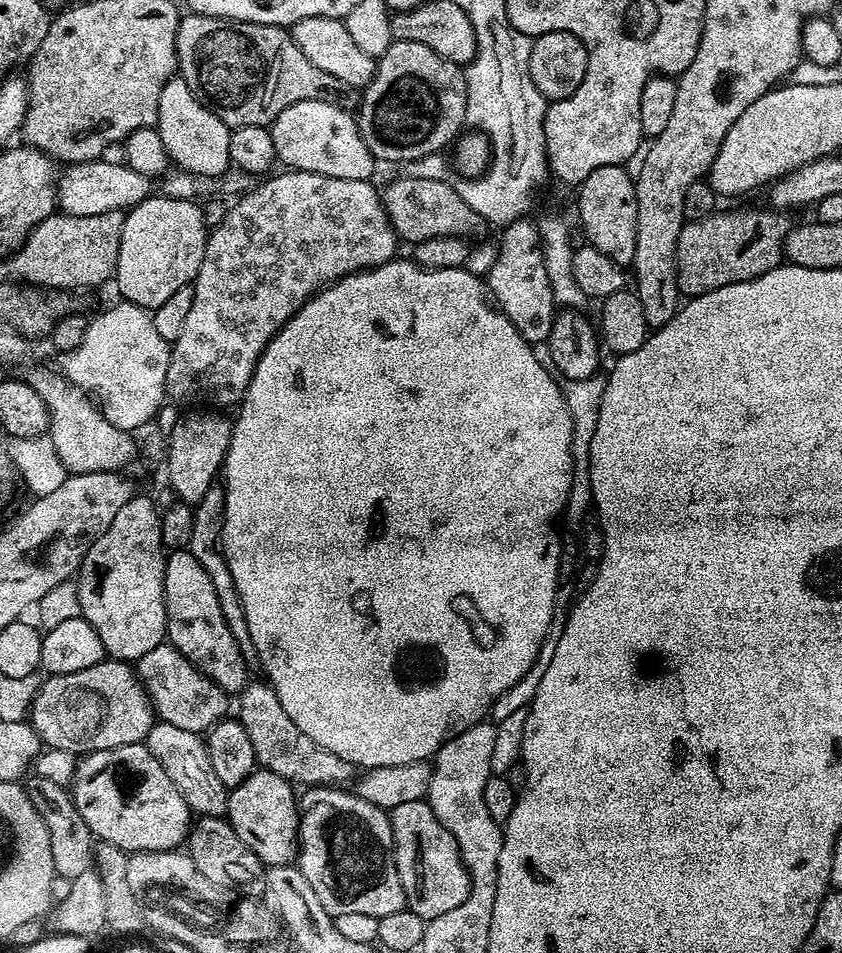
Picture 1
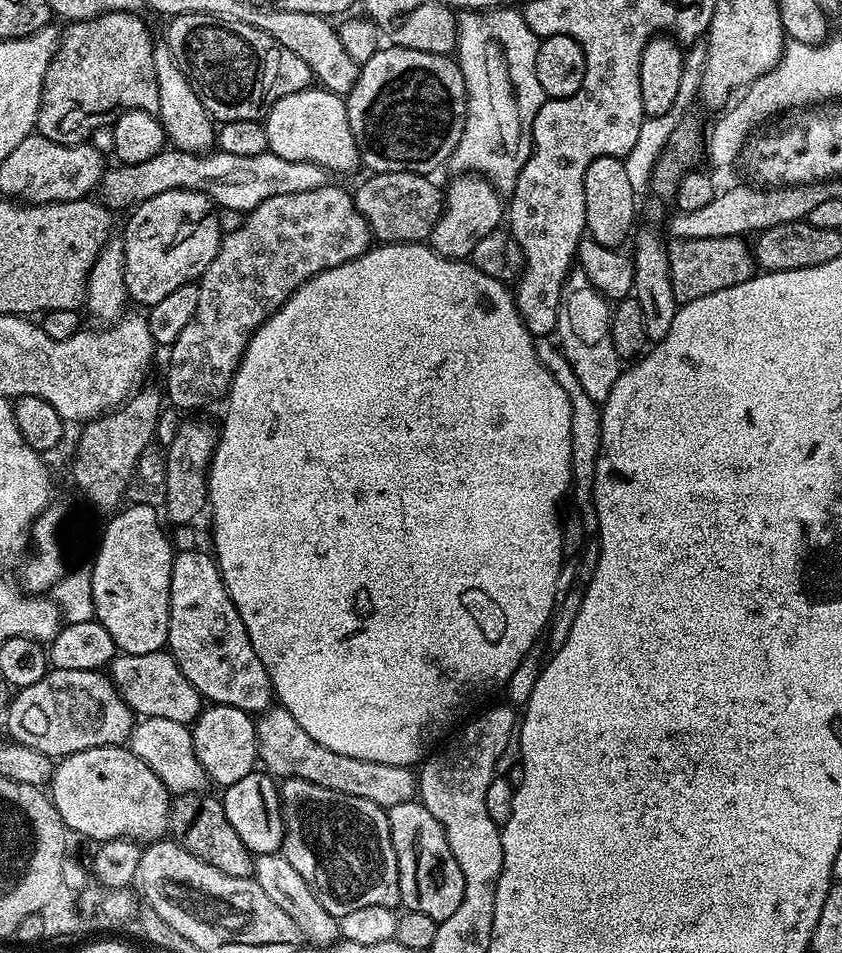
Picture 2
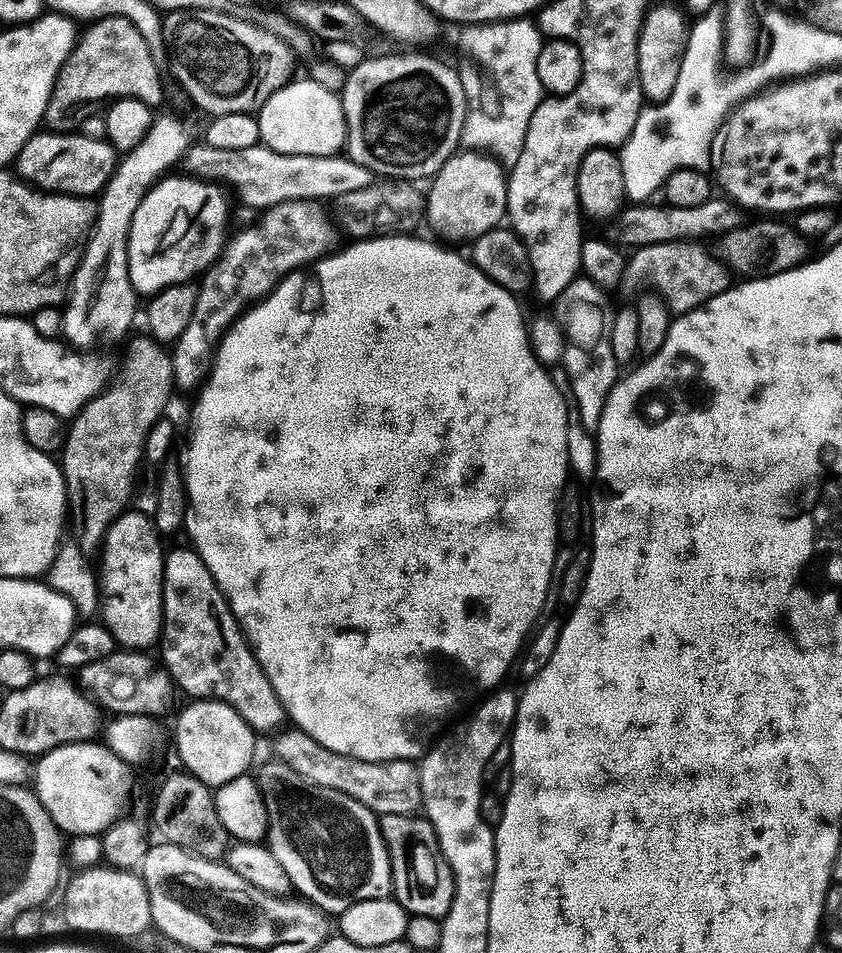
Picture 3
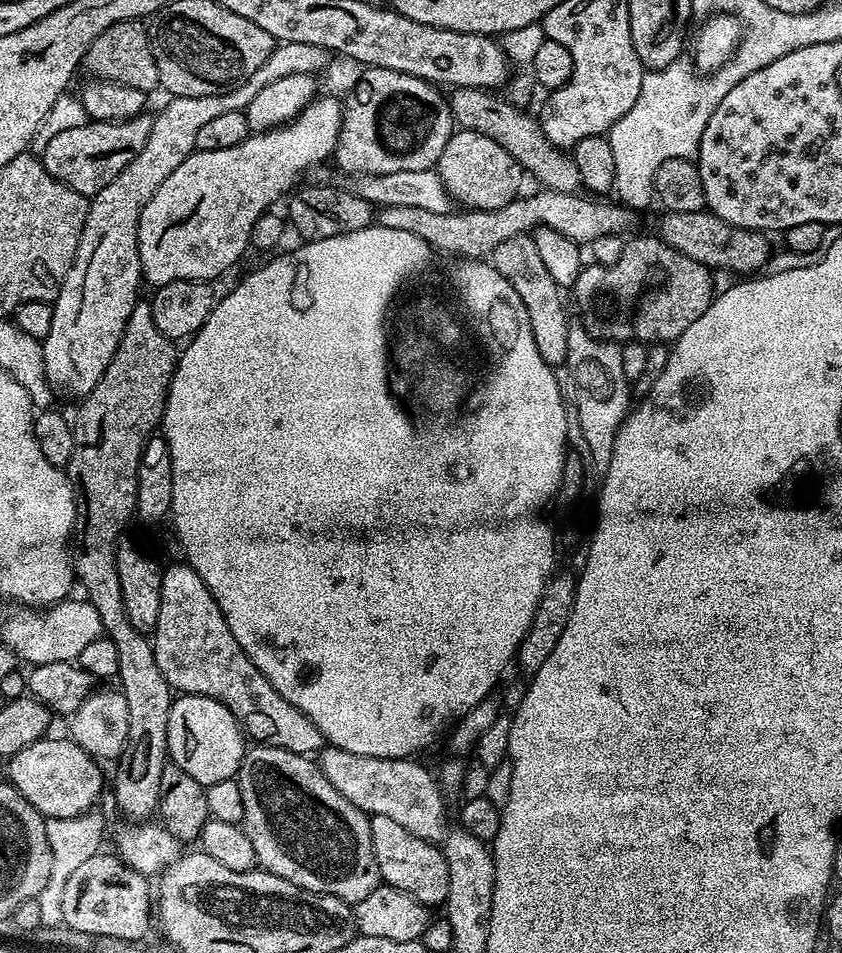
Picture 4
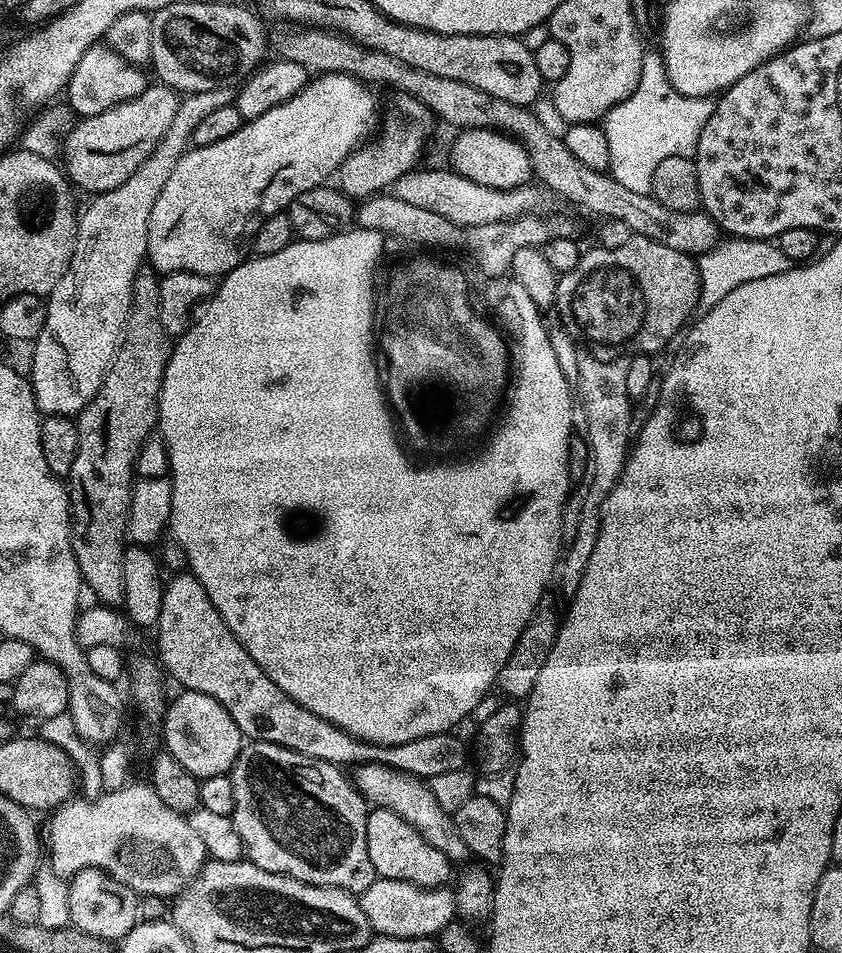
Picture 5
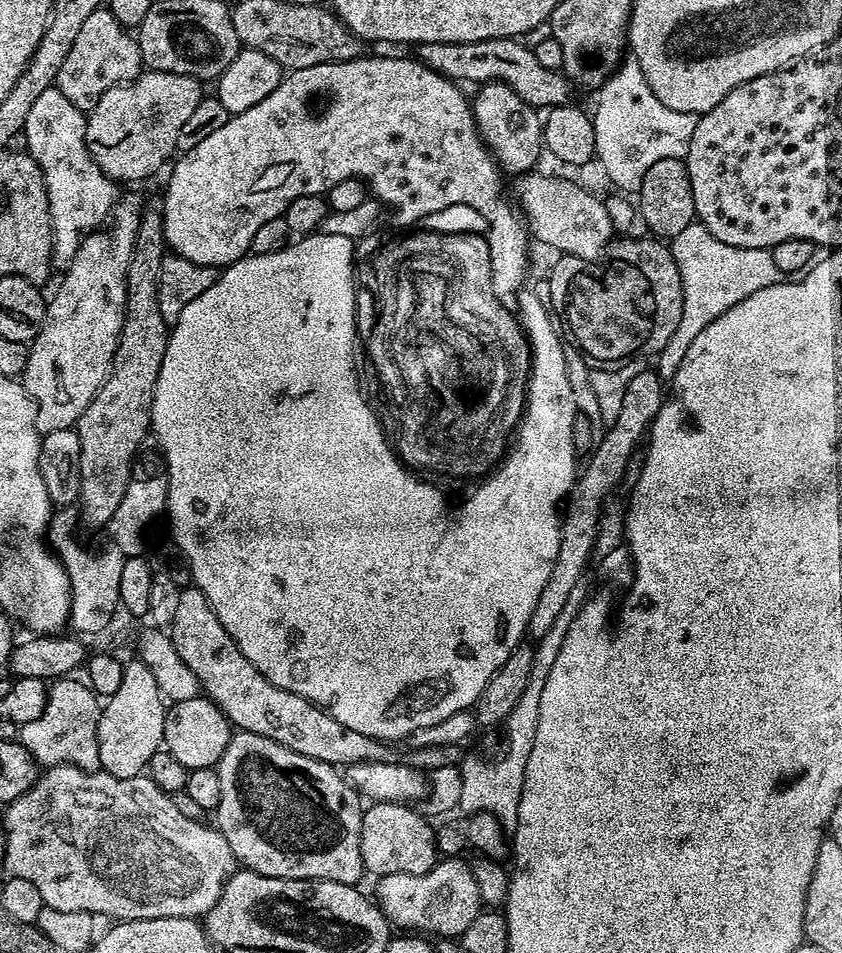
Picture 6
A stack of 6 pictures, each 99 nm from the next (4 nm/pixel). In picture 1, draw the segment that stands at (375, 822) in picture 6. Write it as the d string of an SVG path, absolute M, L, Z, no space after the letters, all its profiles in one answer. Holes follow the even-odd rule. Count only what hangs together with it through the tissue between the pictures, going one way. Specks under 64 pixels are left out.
M427 799L418 802L402 802L402 806L390 809L392 822L392 847L396 854L398 878L406 894L407 911L418 914L424 921L442 918L449 910L462 906L466 894L470 894L470 878L464 865L454 834L438 822Z

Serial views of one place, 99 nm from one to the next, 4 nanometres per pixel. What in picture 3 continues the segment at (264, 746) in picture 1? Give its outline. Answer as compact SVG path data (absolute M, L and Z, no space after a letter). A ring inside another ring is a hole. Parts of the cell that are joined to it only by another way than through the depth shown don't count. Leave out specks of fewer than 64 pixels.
M293 730L282 736L277 735L275 757L284 760L294 770L298 770L304 778L310 778L318 786L326 786L326 790L338 790L366 806L377 817L386 814L406 813L413 815L423 805L421 794L420 769L409 760L359 760L346 754L338 754L334 750L326 750L314 738L304 732Z

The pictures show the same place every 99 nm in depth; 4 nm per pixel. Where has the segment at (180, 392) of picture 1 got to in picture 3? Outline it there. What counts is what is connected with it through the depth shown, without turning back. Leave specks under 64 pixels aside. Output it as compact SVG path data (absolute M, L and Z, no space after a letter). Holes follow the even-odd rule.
M291 200L276 204L261 215L264 217L260 224L238 233L236 237L233 235L227 241L215 264L203 273L198 284L194 318L190 320L190 326L182 330L171 349L177 389L195 389L201 383L210 370L216 345L237 316L267 296L285 276L333 251L334 228L320 216L319 208L315 200Z

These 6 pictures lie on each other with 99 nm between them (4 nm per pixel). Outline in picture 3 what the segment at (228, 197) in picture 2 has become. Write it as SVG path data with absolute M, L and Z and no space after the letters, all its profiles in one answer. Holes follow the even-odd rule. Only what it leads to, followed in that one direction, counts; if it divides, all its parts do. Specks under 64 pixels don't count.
M203 142L193 143L186 157L187 171L208 178L225 176L230 183L242 188L245 200L252 208L267 210L291 200L331 201L350 190L373 187L374 174L366 166L354 162L347 154L311 156L310 154L282 154L261 142L246 146L246 150L218 150Z

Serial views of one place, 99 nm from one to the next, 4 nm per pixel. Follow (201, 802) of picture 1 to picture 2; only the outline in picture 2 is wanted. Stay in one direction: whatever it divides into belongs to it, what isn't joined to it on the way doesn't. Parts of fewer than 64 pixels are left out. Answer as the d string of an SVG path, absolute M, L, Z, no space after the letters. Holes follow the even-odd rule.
M145 716L132 729L130 747L135 756L142 758L142 762L146 762L150 770L154 770L154 774L162 778L169 793L181 796L191 792L209 791L210 781L202 762L198 762L198 754L194 754L192 729L189 725L170 722L170 718Z

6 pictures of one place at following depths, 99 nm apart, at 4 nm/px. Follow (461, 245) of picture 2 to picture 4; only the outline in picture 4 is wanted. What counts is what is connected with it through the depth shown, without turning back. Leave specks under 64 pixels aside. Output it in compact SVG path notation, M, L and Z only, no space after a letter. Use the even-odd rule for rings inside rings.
M463 130L453 131L446 142L438 171L453 201L461 200L469 209L482 212L493 212L517 199L522 175L520 164L494 138Z

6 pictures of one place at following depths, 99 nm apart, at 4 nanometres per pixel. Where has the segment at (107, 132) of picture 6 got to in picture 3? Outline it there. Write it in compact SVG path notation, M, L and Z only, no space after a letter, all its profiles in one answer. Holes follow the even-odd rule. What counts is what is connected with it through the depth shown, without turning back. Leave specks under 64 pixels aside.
M37 131L24 143L14 161L14 168L23 179L46 192L63 192L65 196L95 197L103 192L108 179L116 172L118 150L107 139L86 137L79 131Z

